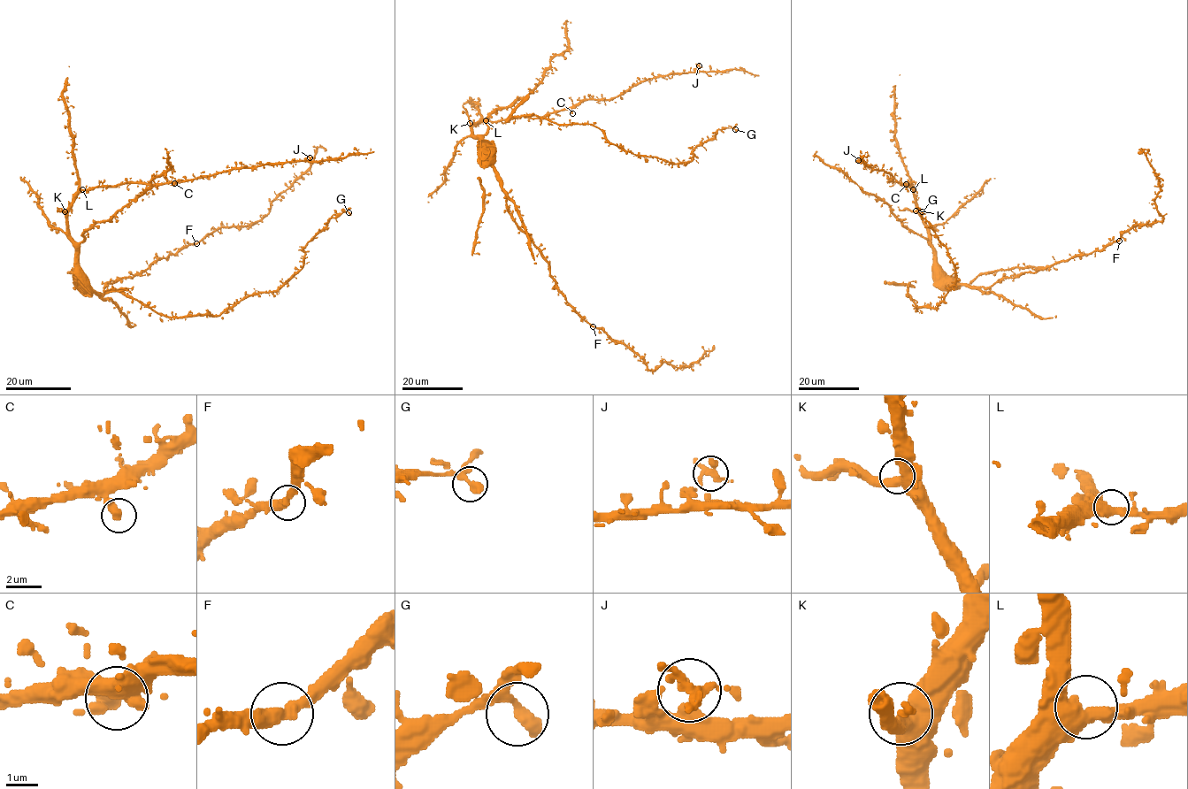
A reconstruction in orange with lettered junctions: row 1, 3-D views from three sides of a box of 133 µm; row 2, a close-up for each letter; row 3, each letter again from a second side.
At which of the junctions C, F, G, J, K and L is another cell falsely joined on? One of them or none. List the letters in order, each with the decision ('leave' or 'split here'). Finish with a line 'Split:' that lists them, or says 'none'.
C: leave
F: leave
G: leave
J: leave
K: leave
L: leave
Split: none

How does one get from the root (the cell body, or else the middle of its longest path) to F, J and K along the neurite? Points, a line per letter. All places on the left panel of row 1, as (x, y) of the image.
F: (88, 285), (92, 291), (103, 293), (108, 283), (132, 278), (157, 260), (196, 243)
J: (88, 285), (81, 279), (79, 252), (67, 222), (70, 203), (82, 191), (131, 182), (177, 182), (310, 157)
K: (88, 285), (81, 279), (79, 252), (70, 233), (65, 211)

